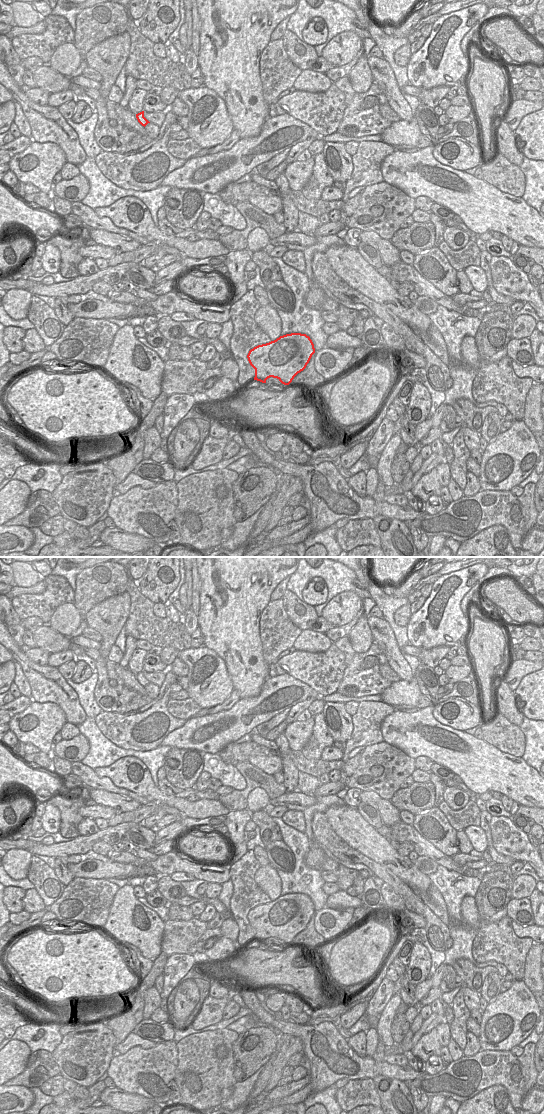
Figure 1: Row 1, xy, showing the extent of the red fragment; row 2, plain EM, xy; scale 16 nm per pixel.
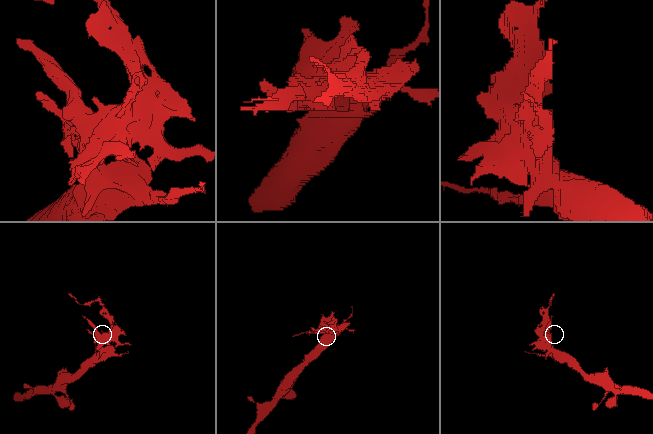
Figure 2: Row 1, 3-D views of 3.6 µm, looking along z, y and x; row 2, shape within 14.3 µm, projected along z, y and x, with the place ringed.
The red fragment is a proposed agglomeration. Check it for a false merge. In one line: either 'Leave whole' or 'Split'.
Split.

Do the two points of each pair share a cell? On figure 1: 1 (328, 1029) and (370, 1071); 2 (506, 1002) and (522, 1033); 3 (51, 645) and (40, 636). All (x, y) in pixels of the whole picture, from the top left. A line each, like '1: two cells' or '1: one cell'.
1: one cell
2: two cells
3: one cell

